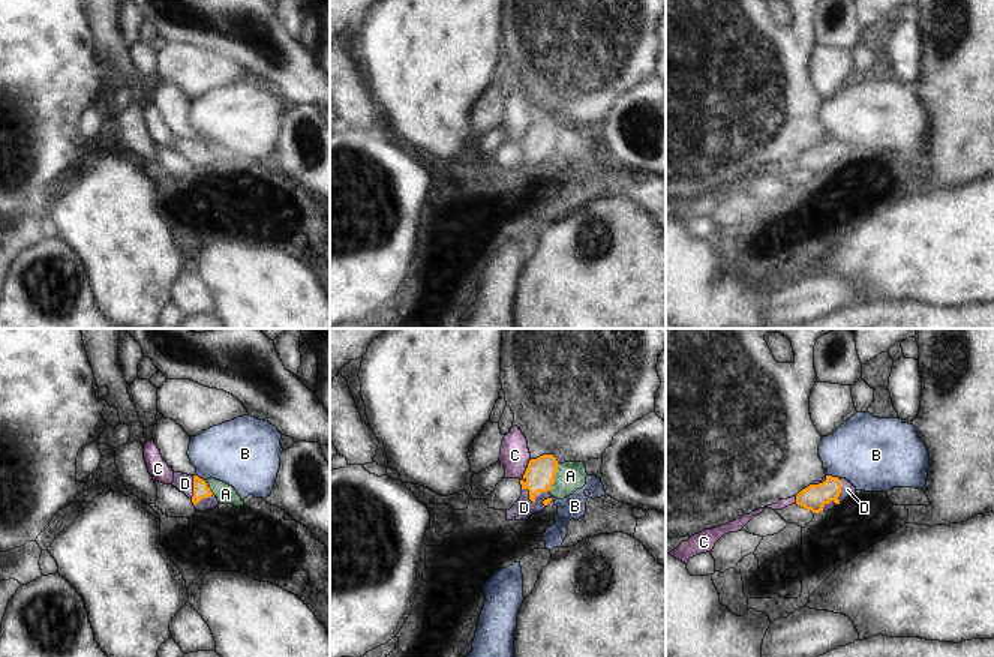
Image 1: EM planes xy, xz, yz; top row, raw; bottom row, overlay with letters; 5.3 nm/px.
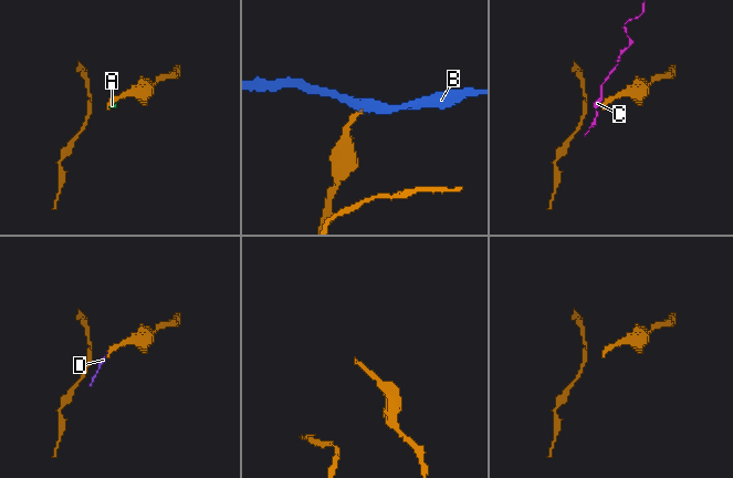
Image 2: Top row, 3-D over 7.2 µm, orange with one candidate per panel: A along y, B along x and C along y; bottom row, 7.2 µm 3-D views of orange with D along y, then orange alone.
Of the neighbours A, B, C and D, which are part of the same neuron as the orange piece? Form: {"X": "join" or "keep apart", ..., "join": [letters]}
{"A": "keep apart", "B": "keep apart", "C": "keep apart", "D": "join", "join": ["D"]}

